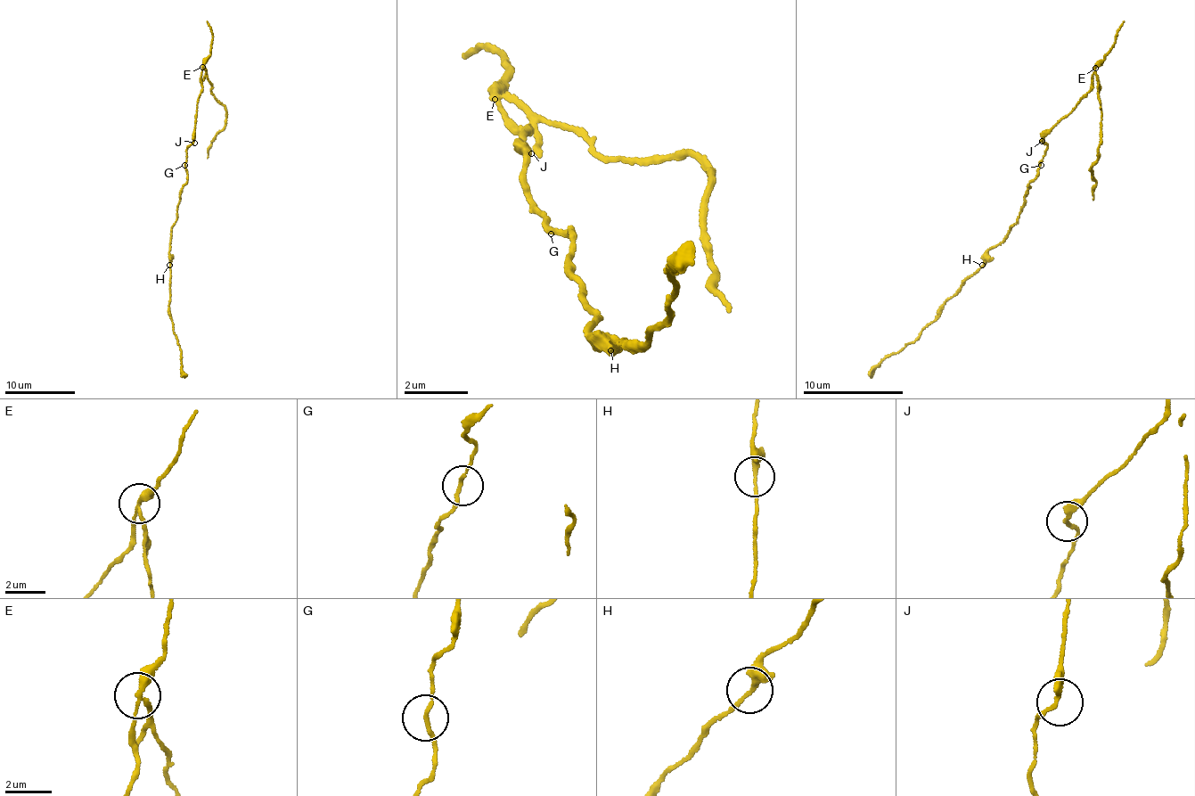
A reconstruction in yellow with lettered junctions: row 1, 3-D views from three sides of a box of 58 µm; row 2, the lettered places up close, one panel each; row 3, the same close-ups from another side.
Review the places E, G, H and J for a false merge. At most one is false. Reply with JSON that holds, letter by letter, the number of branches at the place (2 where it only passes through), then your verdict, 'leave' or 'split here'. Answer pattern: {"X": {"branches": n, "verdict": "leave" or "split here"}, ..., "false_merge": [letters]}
{"E": {"branches": 3, "verdict": "split here"}, "G": {"branches": 2, "verdict": "leave"}, "H": {"branches": 2, "verdict": "leave"}, "J": {"branches": 2, "verdict": "leave"}, "false_merge": ["E"]}

